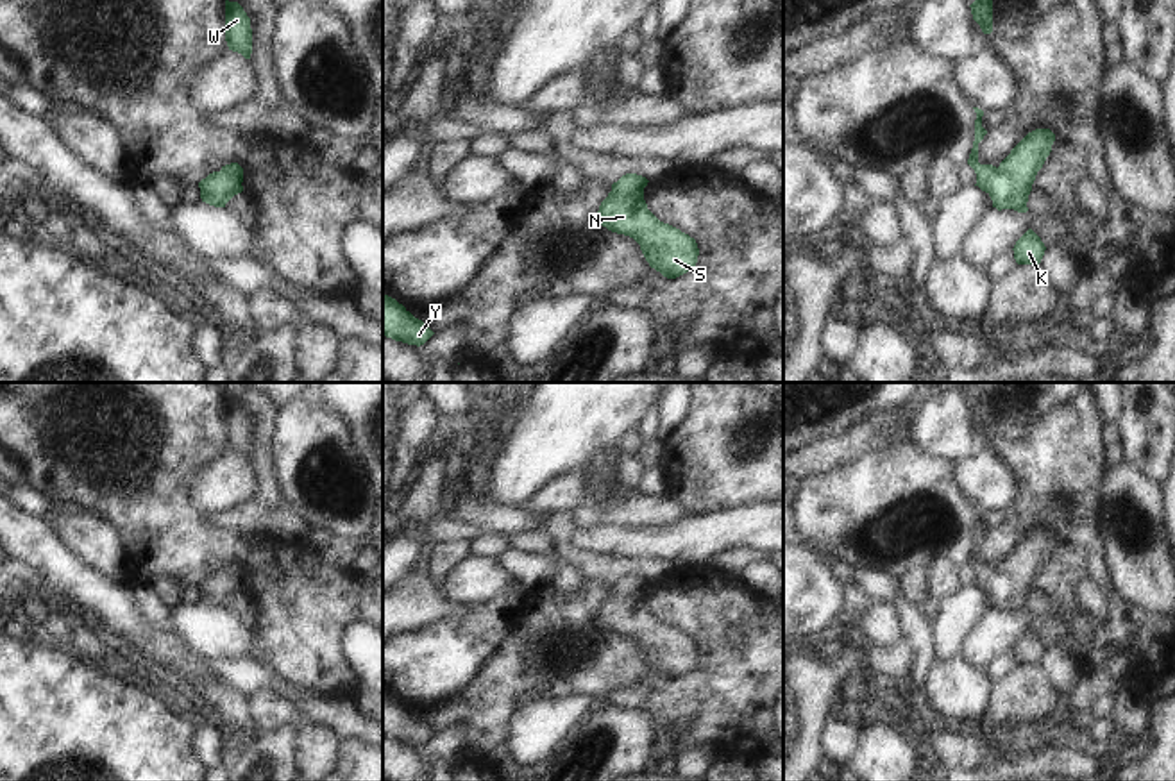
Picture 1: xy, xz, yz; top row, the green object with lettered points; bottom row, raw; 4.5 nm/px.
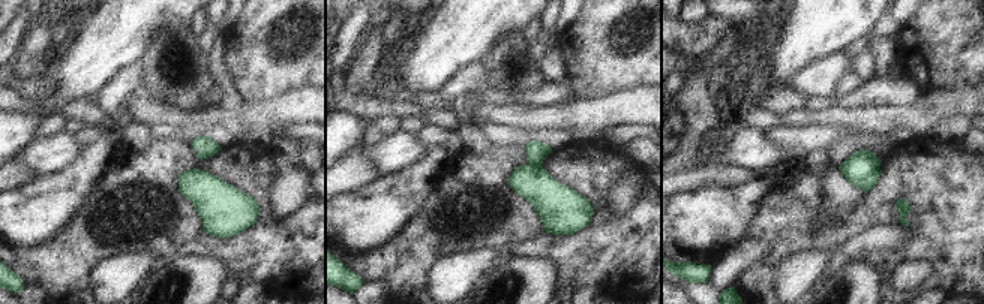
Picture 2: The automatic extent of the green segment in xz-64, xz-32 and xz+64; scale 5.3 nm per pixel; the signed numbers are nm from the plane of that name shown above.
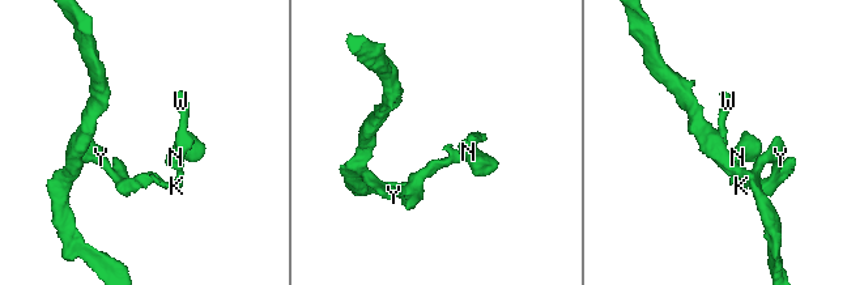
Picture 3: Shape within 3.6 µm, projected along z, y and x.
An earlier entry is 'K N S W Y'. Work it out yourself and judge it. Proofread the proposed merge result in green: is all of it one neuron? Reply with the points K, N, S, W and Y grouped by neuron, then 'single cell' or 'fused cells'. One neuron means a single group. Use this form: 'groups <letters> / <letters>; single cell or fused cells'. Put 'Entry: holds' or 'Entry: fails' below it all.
groups K N S W Y; single cell
Entry: holds

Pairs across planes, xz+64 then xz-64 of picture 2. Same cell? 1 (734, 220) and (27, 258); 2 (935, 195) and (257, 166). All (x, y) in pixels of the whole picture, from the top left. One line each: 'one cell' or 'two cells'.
1: two cells
2: one cell

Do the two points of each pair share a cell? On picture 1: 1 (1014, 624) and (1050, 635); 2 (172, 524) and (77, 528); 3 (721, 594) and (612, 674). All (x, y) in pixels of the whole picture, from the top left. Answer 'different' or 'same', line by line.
1: same
2: different
3: same

